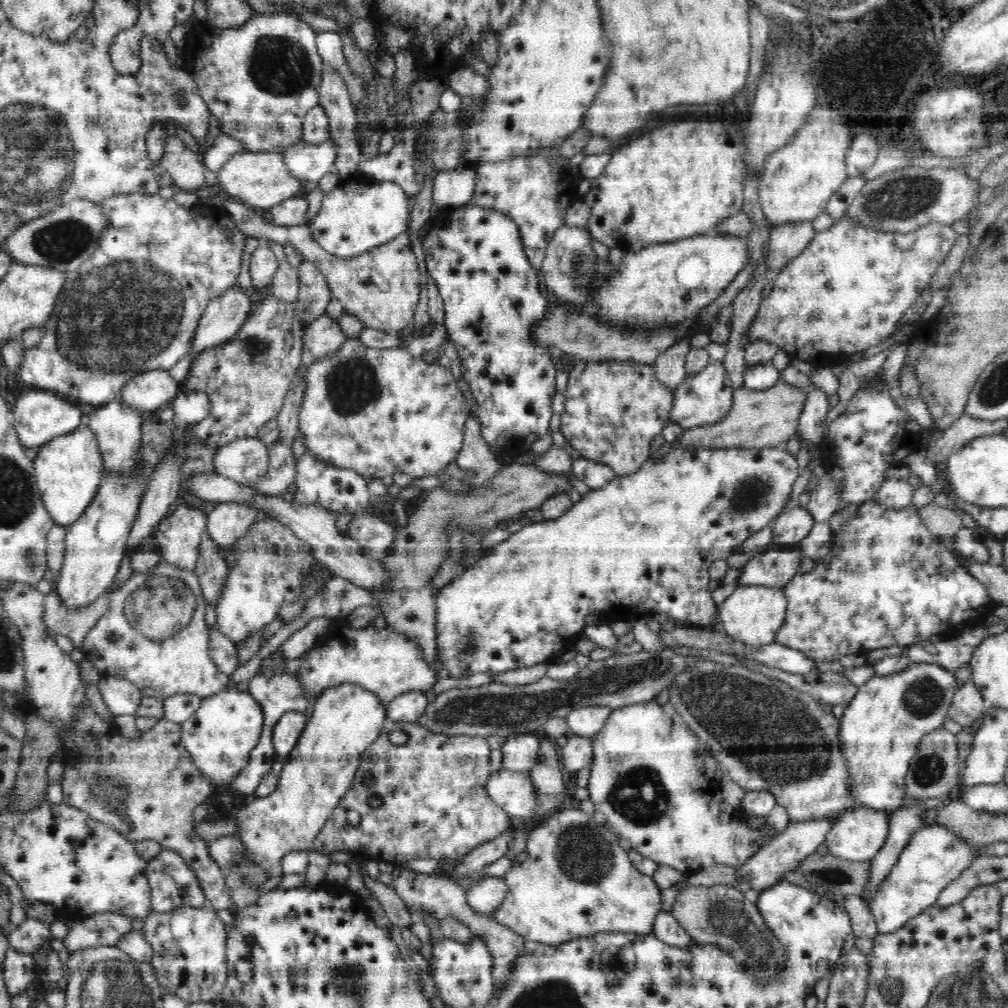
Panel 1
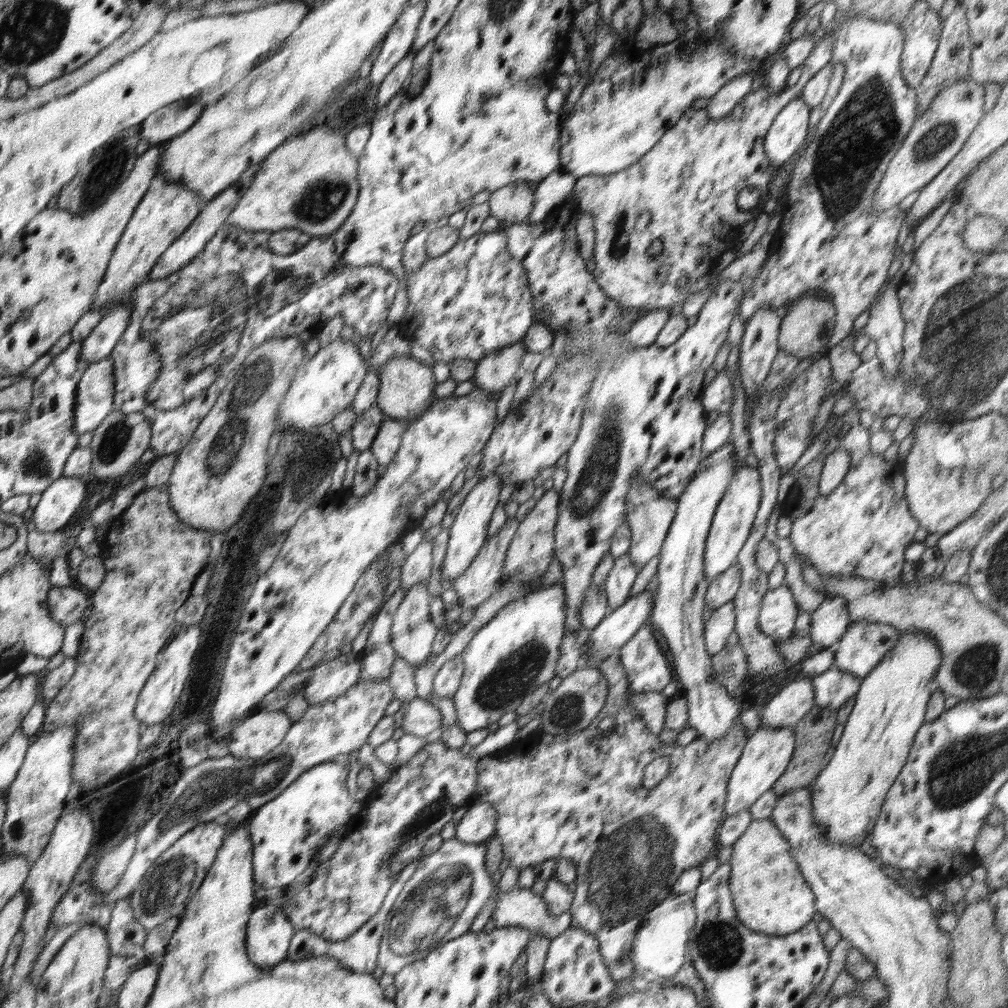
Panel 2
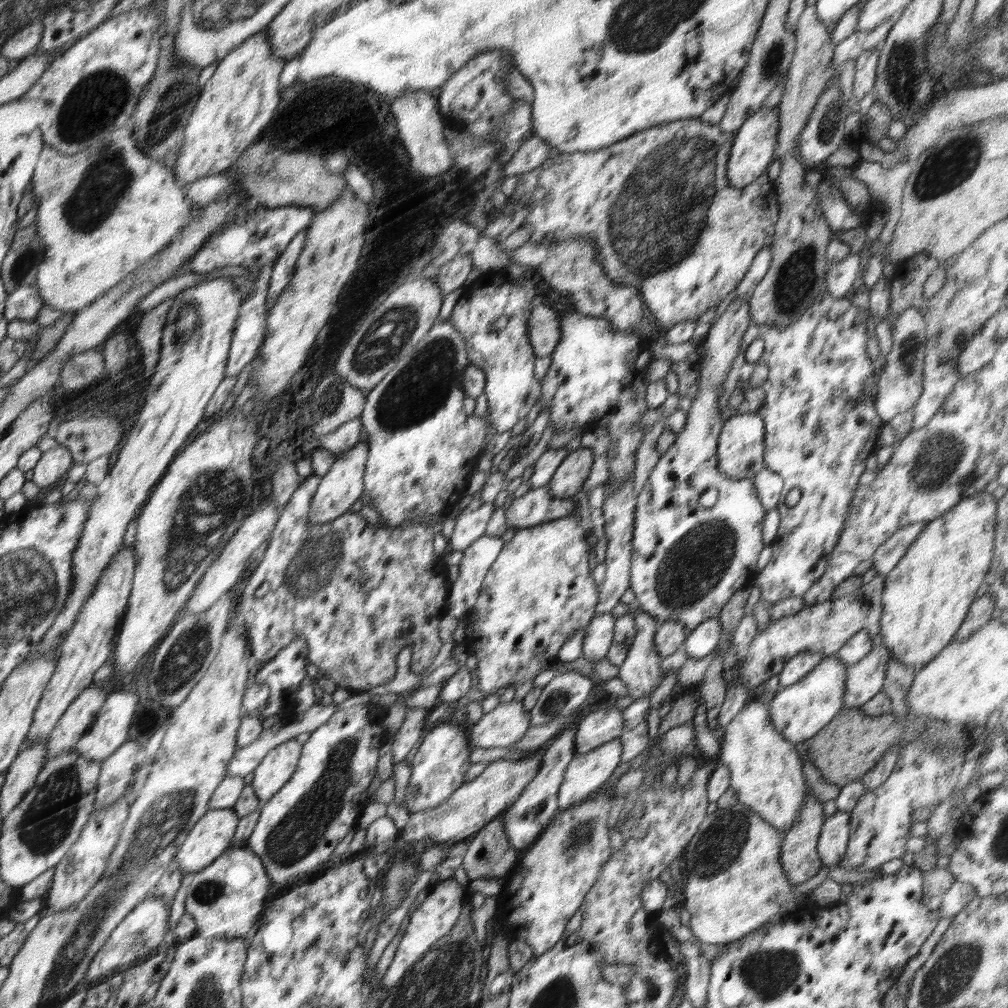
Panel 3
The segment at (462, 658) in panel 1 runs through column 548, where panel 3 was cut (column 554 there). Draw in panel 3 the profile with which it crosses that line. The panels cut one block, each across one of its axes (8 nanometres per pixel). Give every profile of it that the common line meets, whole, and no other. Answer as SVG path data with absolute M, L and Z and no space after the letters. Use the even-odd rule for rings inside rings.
M564 517L547 523L538 523L531 527L523 529L517 529L514 537L507 543L505 547L499 552L496 560L492 563L492 566L488 569L486 576L484 577L482 588L480 589L476 604L472 612L476 616L476 620L472 622L473 637L476 638L475 647L472 648L471 654L478 660L478 690L483 692L484 696L491 696L501 694L503 690L509 686L524 684L525 682L532 681L541 672L549 670L551 667L558 665L558 652L562 645L574 632L579 628L582 628L596 616L595 606L598 598L599 589L593 581L592 572L590 572L590 556L589 550L591 547L588 545L587 529L578 521L575 517Z

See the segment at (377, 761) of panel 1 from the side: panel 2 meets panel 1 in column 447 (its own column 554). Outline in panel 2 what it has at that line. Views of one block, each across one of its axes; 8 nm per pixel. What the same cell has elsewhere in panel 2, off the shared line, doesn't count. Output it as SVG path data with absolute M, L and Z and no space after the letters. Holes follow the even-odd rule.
M614 652L608 656L604 661L596 666L608 684L607 698L605 706L602 708L598 716L592 720L592 723L577 734L564 733L560 735L550 735L541 732L532 737L531 745L526 750L525 754L515 755L514 753L505 753L504 756L496 755L482 757L478 760L476 765L476 772L478 772L478 781L476 781L475 794L478 795L479 802L489 803L494 810L496 810L496 830L494 837L500 840L503 846L503 856L508 860L509 866L514 866L516 870L522 871L528 866L534 867L536 864L542 864L551 858L569 858L572 859L576 865L576 890L573 893L573 901L569 908L572 920L572 927L580 927L583 930L592 933L598 940L600 954L612 980L617 984L620 982L626 983L626 980L631 979L631 974L634 972L634 964L632 964L632 945L635 940L635 933L638 932L640 925L644 922L645 914L656 908L666 896L670 896L670 890L676 879L682 872L700 866L712 853L717 849L718 841L716 840L718 827L721 826L725 818L724 804L727 796L727 783L730 775L742 754L743 748L748 740L745 737L745 731L740 724L740 718L730 728L730 731L720 740L706 744L706 740L695 739L690 744L684 744L683 747L674 744L673 746L666 746L658 736L651 734L646 728L645 721L640 717L640 713L633 712L631 704L629 704L629 683L627 674L621 664L621 659L618 652ZM614 716L616 722L610 731L602 731L598 729L598 724L606 717ZM658 757L668 757L671 760L671 767L668 768L668 774L664 780L660 780L655 788L648 789L642 785L644 769L652 760Z

